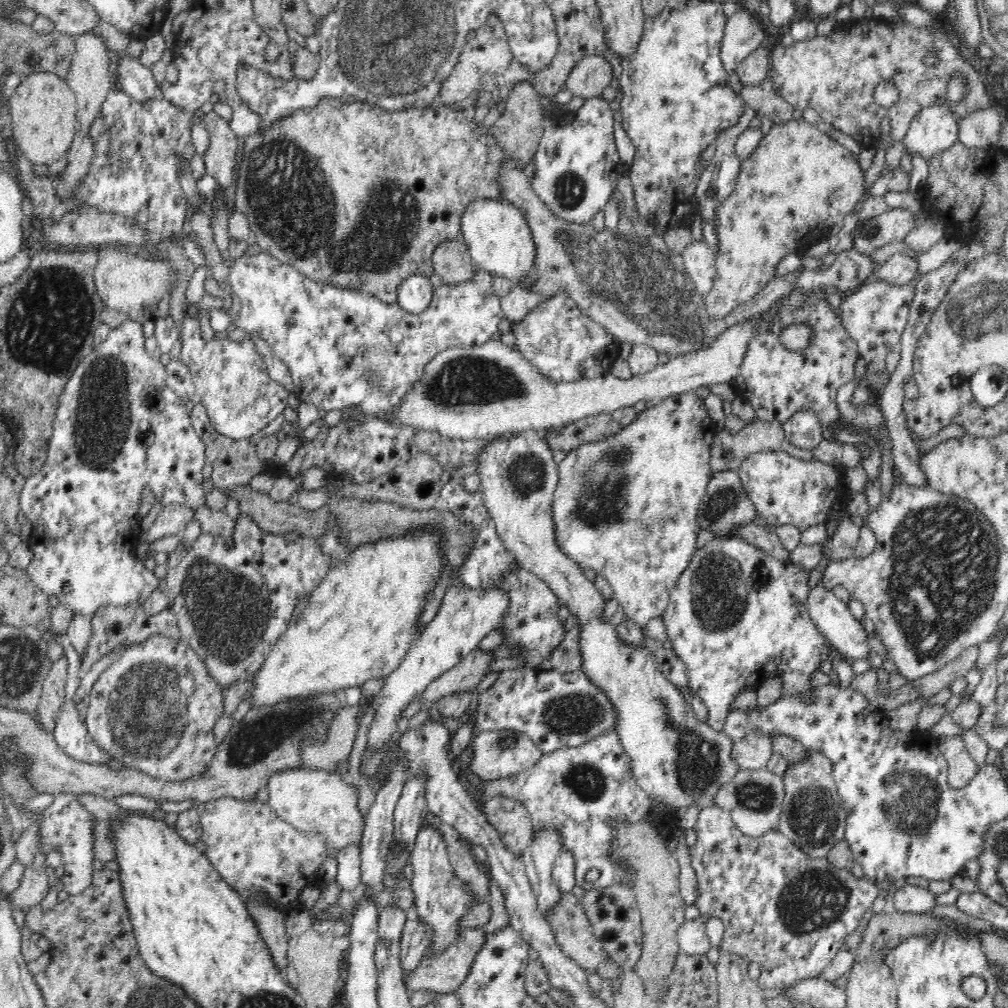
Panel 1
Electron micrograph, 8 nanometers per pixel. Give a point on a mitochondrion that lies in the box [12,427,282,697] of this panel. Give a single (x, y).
(221, 604)

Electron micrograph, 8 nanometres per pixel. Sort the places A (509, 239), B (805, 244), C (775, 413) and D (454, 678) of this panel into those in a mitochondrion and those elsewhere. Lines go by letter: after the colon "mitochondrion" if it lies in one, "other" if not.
A: other
B: other
C: other
D: other

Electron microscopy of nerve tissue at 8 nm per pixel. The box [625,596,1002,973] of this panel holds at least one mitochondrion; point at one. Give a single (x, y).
(816, 899)

